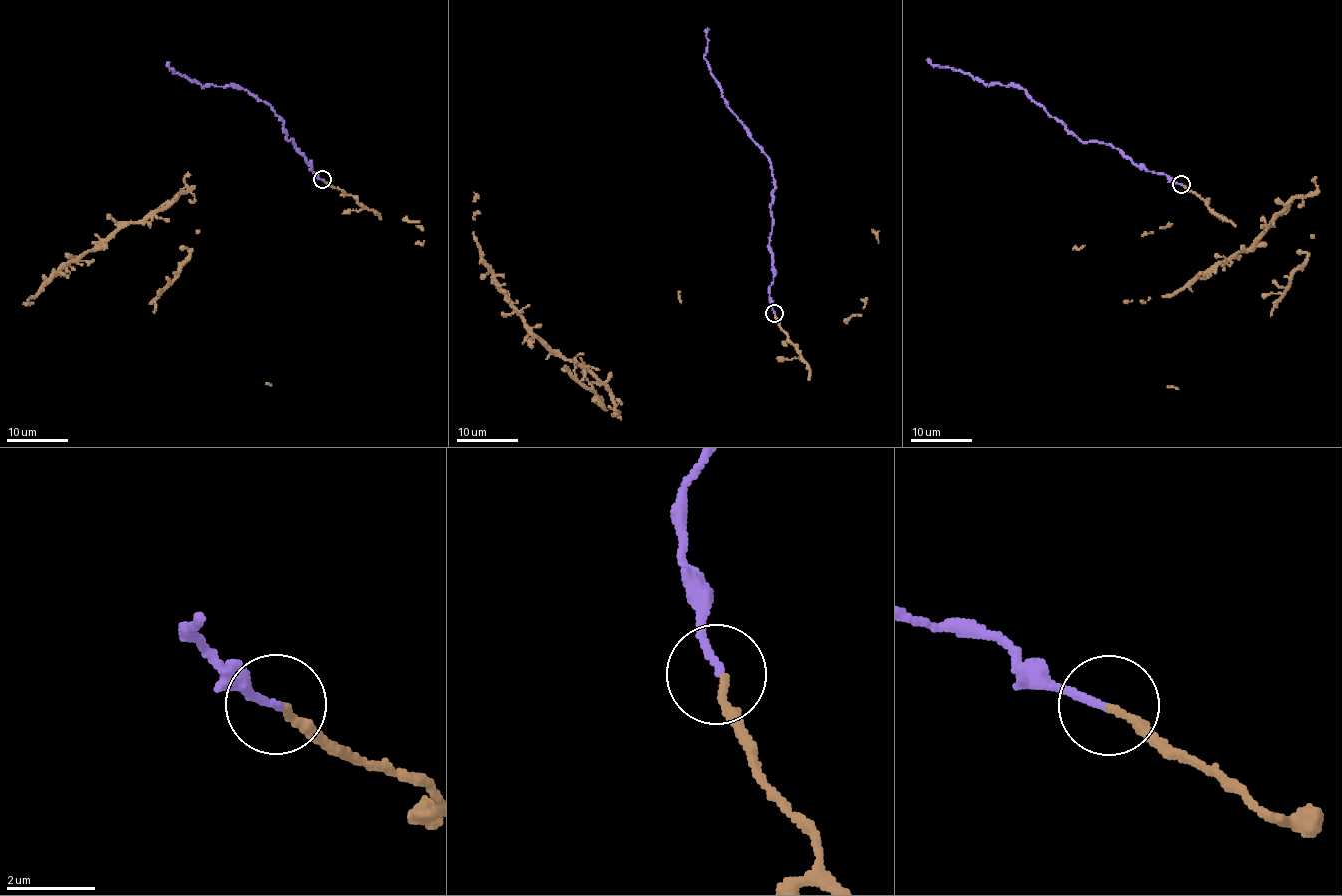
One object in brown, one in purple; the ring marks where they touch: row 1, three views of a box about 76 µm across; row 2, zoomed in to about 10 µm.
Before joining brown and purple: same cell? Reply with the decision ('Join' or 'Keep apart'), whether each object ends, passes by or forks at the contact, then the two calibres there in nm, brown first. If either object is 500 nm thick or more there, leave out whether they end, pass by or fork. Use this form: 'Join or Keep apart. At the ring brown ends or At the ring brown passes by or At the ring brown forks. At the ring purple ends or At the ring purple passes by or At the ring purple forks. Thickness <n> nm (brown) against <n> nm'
Join. At the ring brown ends. At the ring purple ends. Thickness 160 nm (brown) against 160 nm

